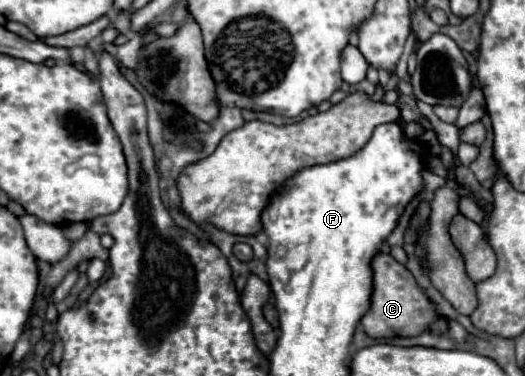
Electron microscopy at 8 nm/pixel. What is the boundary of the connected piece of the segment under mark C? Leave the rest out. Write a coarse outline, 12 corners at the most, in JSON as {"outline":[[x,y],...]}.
{"outline":[[389,254],[371,260],[371,338],[445,332],[435,306]]}

